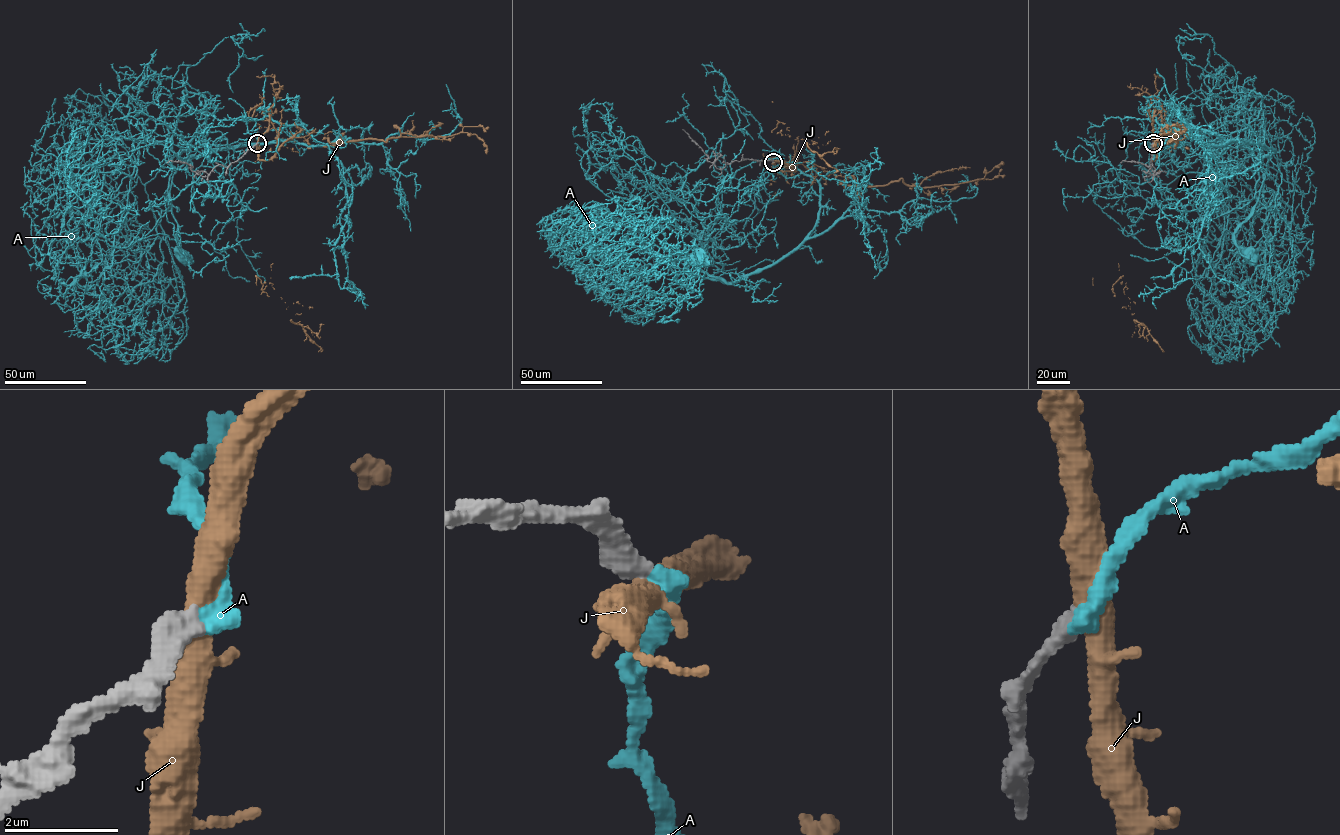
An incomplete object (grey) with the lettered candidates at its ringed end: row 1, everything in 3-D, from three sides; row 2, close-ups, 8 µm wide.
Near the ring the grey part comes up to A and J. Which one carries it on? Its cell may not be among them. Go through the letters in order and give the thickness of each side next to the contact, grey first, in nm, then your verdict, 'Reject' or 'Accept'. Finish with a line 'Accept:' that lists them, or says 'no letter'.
A: Thickness 400 nm (grey) against 360 nm. Accept
J: Thickness 400 nm (grey) against 480 nm. Reject
Accept: A

